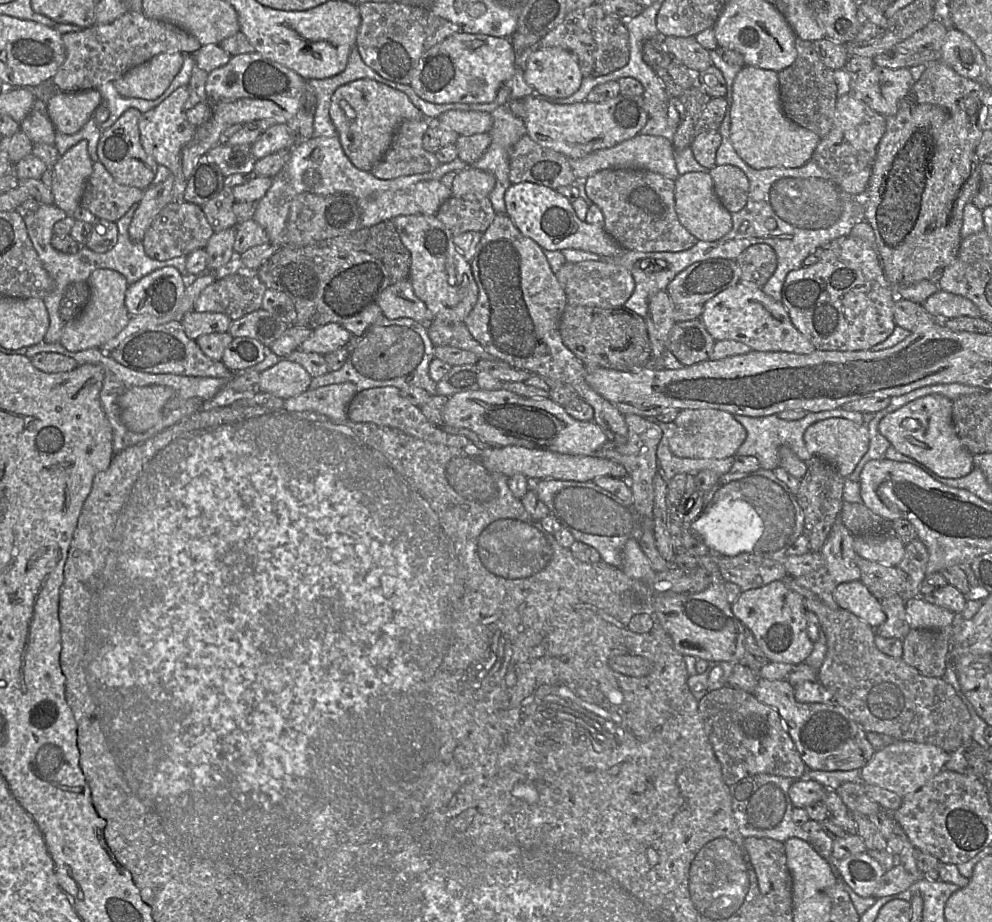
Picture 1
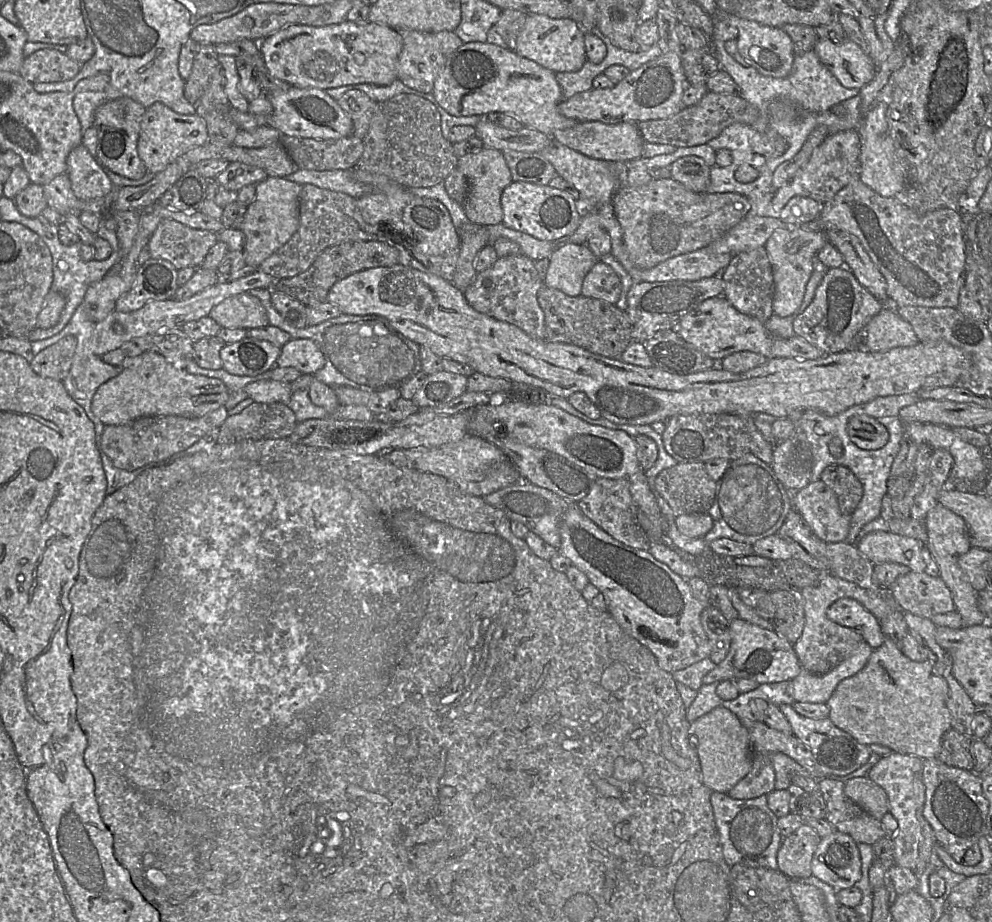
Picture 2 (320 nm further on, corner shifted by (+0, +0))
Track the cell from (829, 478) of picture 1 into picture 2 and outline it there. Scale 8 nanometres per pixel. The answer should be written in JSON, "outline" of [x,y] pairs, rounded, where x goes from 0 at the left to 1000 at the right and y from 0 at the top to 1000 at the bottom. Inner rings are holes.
{"outline":[[[838,503],[830,510],[827,521],[843,537],[847,554],[859,557],[870,538],[870,526],[862,514],[853,505]]]}

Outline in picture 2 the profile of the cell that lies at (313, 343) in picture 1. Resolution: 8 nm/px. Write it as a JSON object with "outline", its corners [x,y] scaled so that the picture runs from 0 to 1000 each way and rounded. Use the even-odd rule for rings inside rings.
{"outline":[[[294,368],[283,376],[279,398],[294,398],[303,406],[317,407],[328,396],[328,387],[314,368]]]}

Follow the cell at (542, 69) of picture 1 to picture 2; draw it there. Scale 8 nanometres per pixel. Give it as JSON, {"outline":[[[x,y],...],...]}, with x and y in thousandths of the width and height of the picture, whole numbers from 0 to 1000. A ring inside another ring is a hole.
{"outline":[[[531,15],[518,55],[558,79],[582,78],[592,65],[589,49],[590,36],[591,34],[585,26],[575,20],[555,20],[548,15]]]}

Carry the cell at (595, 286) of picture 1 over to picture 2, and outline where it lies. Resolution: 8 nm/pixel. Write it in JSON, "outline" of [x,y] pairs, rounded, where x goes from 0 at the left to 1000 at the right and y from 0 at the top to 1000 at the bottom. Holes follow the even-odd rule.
{"outline":[[[603,282],[589,302],[586,320],[620,331],[626,320],[627,307],[623,297]]]}

